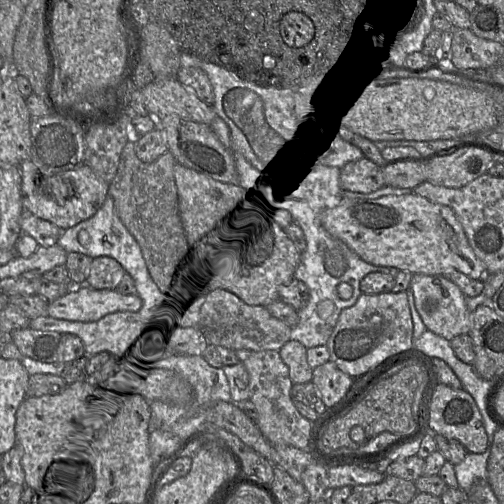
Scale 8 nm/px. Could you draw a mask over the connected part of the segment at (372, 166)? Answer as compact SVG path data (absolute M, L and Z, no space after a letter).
M366 157L351 161L340 169L342 190L369 193L385 186L382 168Z

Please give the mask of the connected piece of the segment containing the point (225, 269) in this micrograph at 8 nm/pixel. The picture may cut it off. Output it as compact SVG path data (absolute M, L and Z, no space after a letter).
M177 162L174 166L174 177L182 225L200 260L207 289L223 287L252 306L266 307L278 299L282 287L294 278L302 253L287 236L284 228L269 215L261 200L242 184L232 185L216 181Z

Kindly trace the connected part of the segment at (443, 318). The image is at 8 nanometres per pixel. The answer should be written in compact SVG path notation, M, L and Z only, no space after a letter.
M412 274L409 287L426 329L448 341L458 335L468 334L472 327L472 312L466 305L466 296L455 283L442 275Z

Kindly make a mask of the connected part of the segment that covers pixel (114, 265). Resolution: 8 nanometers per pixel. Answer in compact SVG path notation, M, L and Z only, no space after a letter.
M107 256L93 258L86 285L96 290L116 289L126 271L115 259Z

